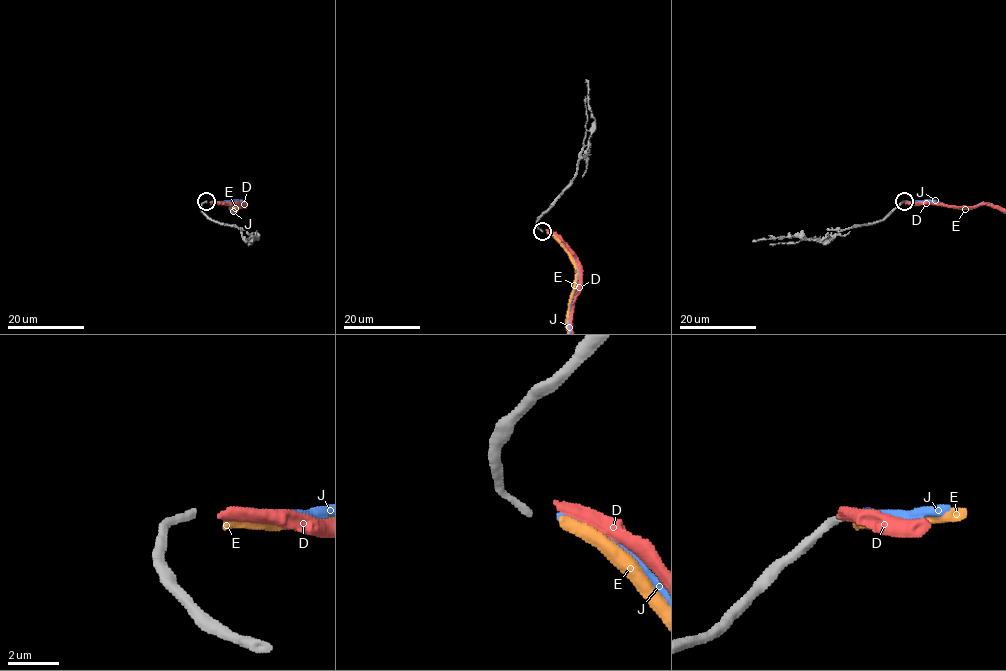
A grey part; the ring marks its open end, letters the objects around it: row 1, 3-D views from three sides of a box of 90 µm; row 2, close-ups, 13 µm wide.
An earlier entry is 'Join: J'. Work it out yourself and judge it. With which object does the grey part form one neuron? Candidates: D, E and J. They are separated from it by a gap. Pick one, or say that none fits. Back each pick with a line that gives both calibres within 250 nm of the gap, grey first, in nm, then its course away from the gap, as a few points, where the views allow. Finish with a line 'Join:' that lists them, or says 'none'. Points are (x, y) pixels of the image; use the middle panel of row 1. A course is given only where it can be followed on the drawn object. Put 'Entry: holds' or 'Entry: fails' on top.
Entry: holds
J: Thickness 320 nm (grey) against 320 nm
Join: J

